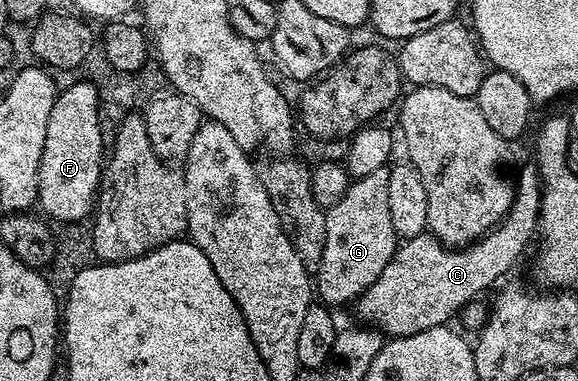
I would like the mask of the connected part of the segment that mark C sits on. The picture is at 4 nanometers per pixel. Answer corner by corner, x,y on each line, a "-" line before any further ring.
532,166
521,171
521,180
515,183
513,208
504,219
489,232
488,235
470,243
468,247
454,249
446,247
431,233
416,235
404,240
393,252
391,261
383,265
383,273
375,277
370,287
355,301
357,315
362,324
368,325
381,332
382,336
398,339
415,333
423,333
427,329
444,327
450,322
453,314
464,312
470,303
474,302
492,283
497,283
517,263
517,258
525,251
529,242
534,242
537,231
537,218
541,216
541,177

